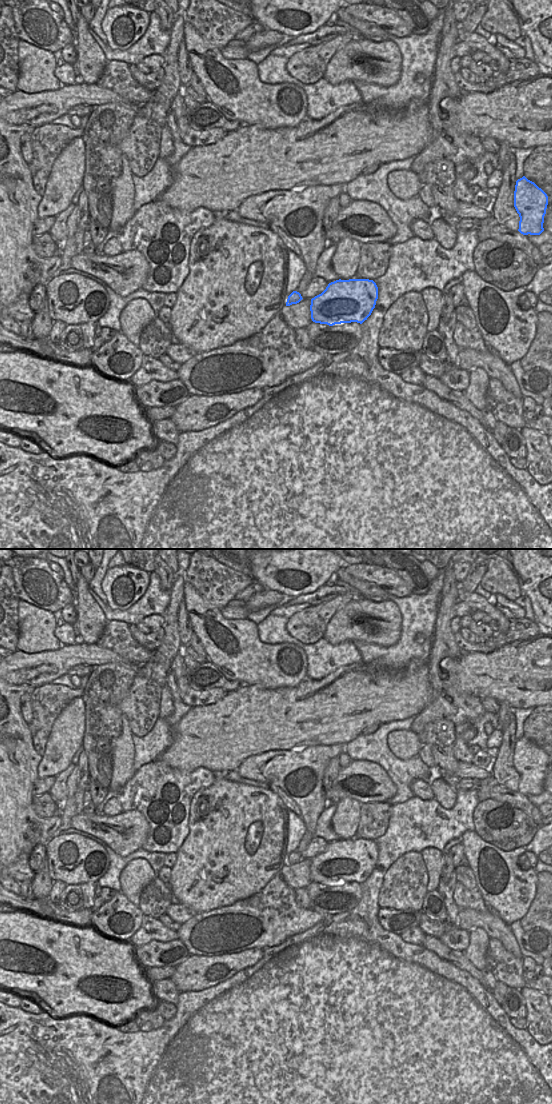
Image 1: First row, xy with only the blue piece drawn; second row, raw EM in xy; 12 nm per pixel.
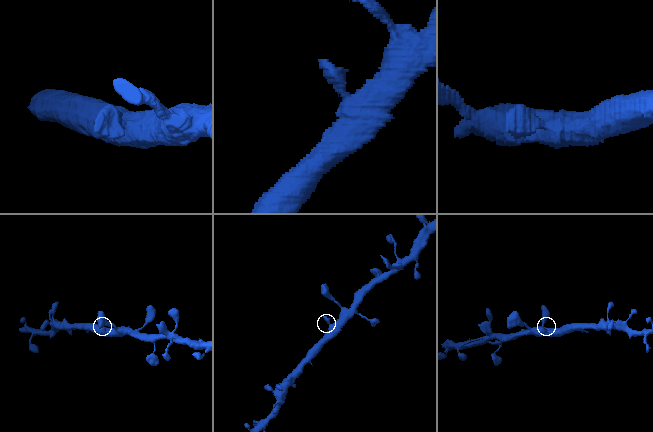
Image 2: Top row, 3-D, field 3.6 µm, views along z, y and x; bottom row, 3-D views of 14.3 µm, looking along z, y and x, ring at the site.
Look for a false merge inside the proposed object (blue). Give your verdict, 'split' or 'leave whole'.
leave whole

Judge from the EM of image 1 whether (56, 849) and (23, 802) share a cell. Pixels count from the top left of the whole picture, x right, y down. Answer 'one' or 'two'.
two

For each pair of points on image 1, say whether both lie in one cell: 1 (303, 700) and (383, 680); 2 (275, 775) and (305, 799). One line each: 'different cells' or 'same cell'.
1: same cell
2: same cell

